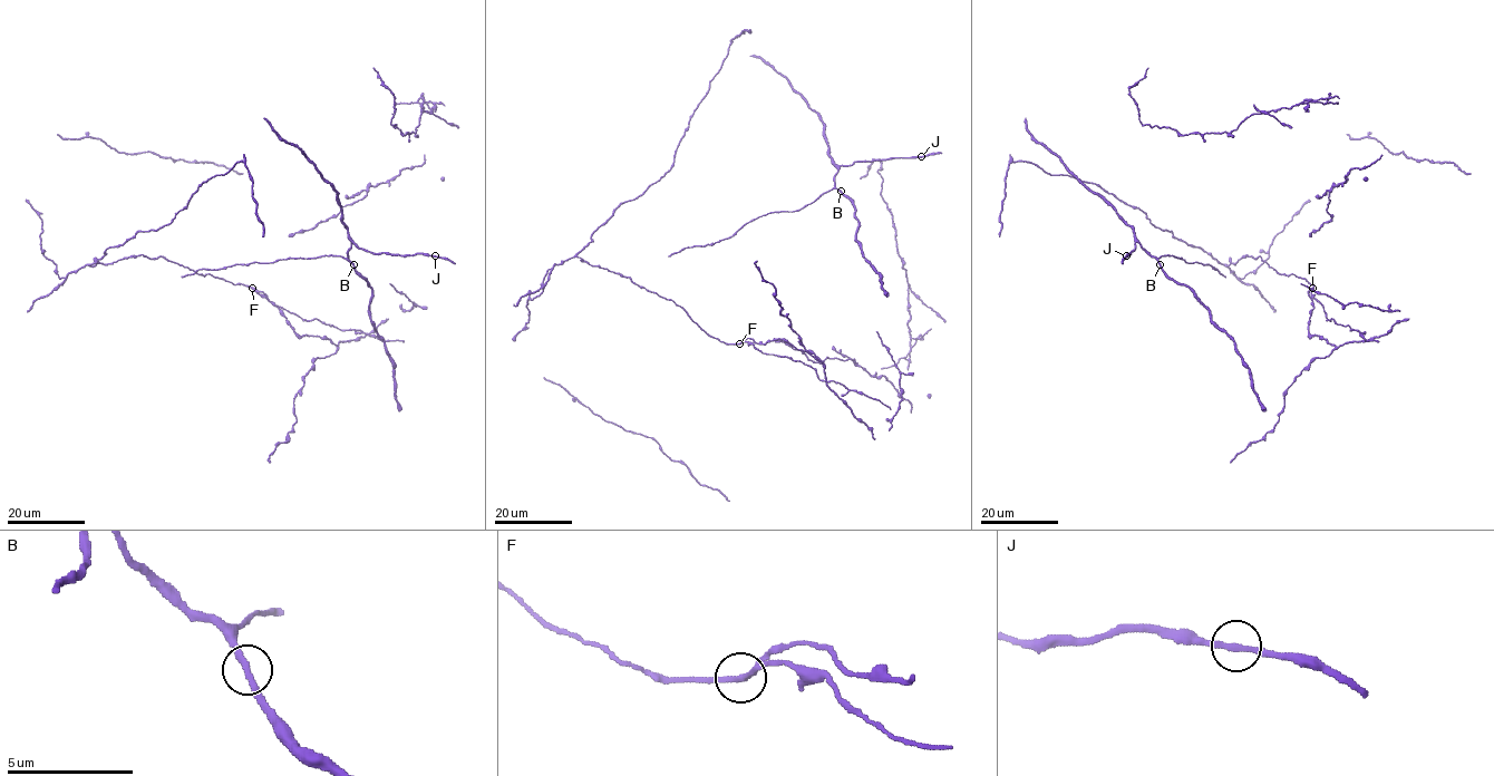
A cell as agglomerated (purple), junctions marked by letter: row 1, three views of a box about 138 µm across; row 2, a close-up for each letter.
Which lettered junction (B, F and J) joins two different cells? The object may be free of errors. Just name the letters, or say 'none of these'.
F

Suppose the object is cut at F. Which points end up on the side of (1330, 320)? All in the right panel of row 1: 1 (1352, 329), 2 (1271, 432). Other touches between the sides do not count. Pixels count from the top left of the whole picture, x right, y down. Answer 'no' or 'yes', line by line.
1: yes
2: no

